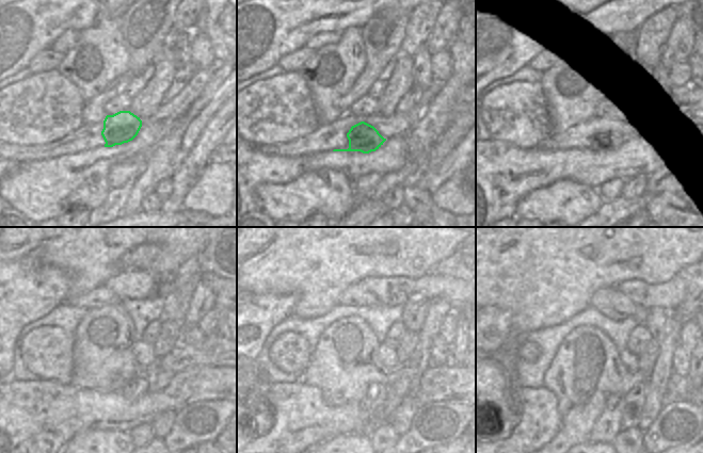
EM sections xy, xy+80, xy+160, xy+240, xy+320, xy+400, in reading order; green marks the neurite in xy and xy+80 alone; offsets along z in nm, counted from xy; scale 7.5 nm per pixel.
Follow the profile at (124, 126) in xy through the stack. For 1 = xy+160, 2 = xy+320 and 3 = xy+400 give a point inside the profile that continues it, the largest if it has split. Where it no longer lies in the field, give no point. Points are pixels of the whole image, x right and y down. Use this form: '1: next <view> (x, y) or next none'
1: next xy+160 (604, 143)
2: next xy+320 (377, 393)
3: next xy+400 (608, 424)

